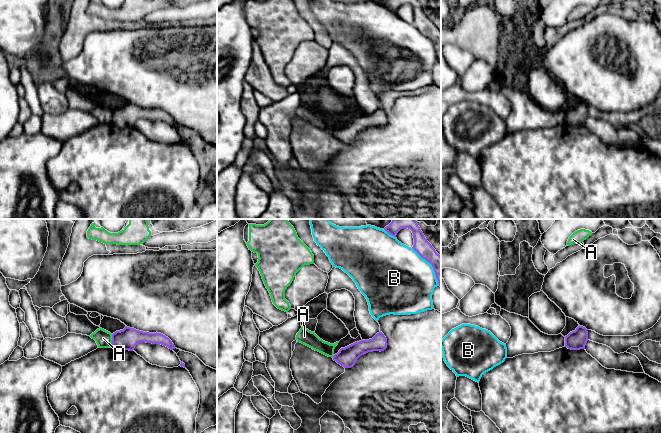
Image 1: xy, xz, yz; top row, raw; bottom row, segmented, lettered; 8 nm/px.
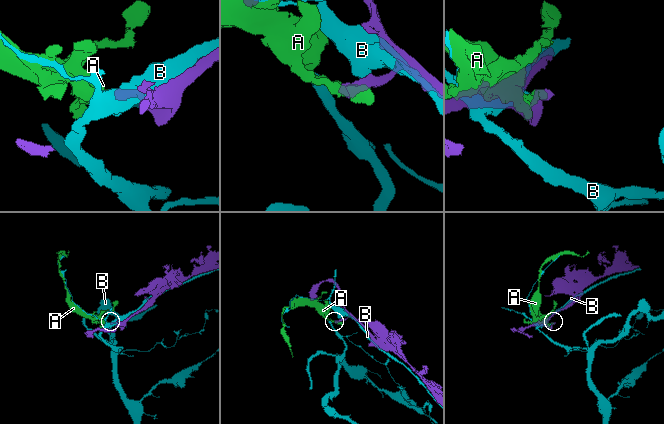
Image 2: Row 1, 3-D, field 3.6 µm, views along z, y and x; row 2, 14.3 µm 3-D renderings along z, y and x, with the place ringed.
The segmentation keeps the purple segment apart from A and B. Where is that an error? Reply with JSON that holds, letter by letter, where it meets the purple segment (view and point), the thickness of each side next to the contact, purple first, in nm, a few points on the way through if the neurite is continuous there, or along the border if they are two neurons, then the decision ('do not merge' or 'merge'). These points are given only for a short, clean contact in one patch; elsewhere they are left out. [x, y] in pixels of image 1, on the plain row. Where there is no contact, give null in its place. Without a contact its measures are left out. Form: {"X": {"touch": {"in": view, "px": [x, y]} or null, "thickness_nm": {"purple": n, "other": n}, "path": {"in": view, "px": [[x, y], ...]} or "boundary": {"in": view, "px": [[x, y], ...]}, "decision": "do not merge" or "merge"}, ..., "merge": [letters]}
{"A": {"touch": {"in": "xy", "px": [112, 117]}, "thickness_nm": {"purple": 170, "other": 140}, "boundary": {"in": "xy", "px": [[111, 110], [112, 123]]}, "decision": "do not merge"}, "B": {"touch": {"in": "xz", "px": [432, 42]}, "thickness_nm": {"purple": 140, "other": 460}, "decision": "do not merge"}, "merge": []}

